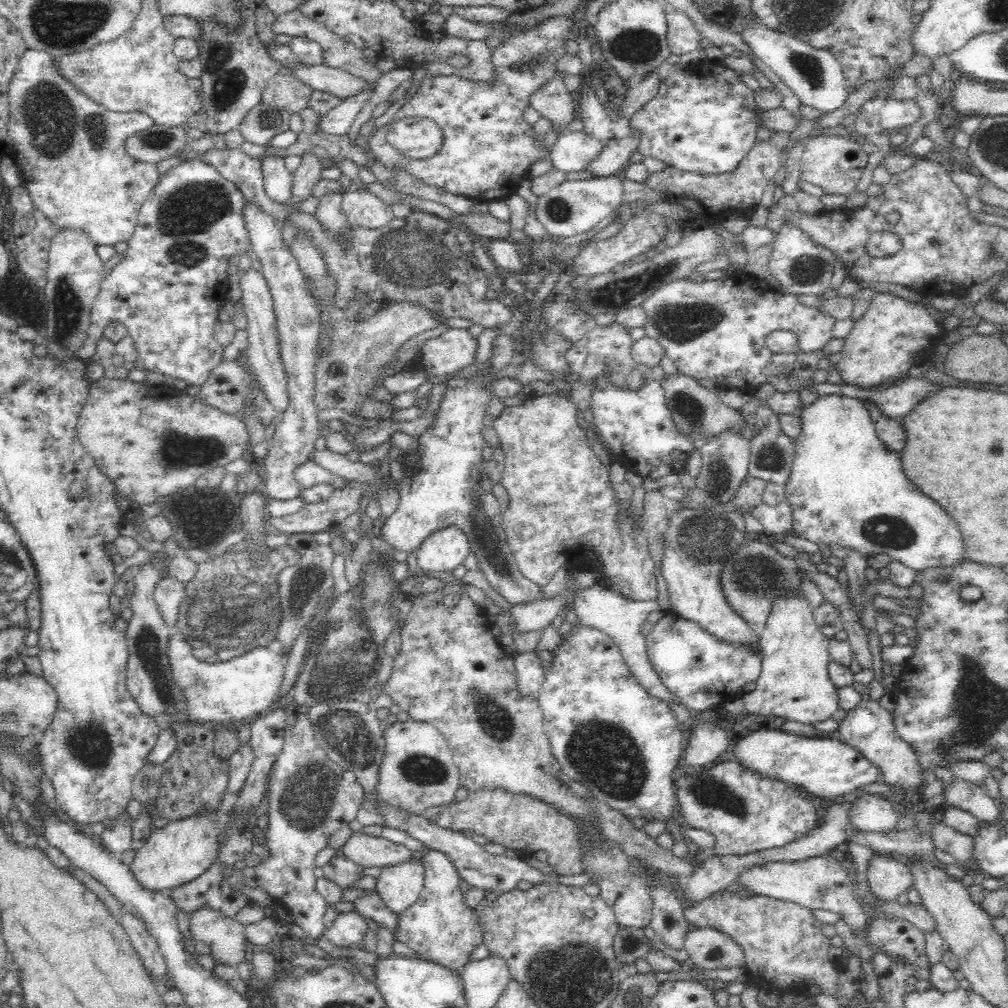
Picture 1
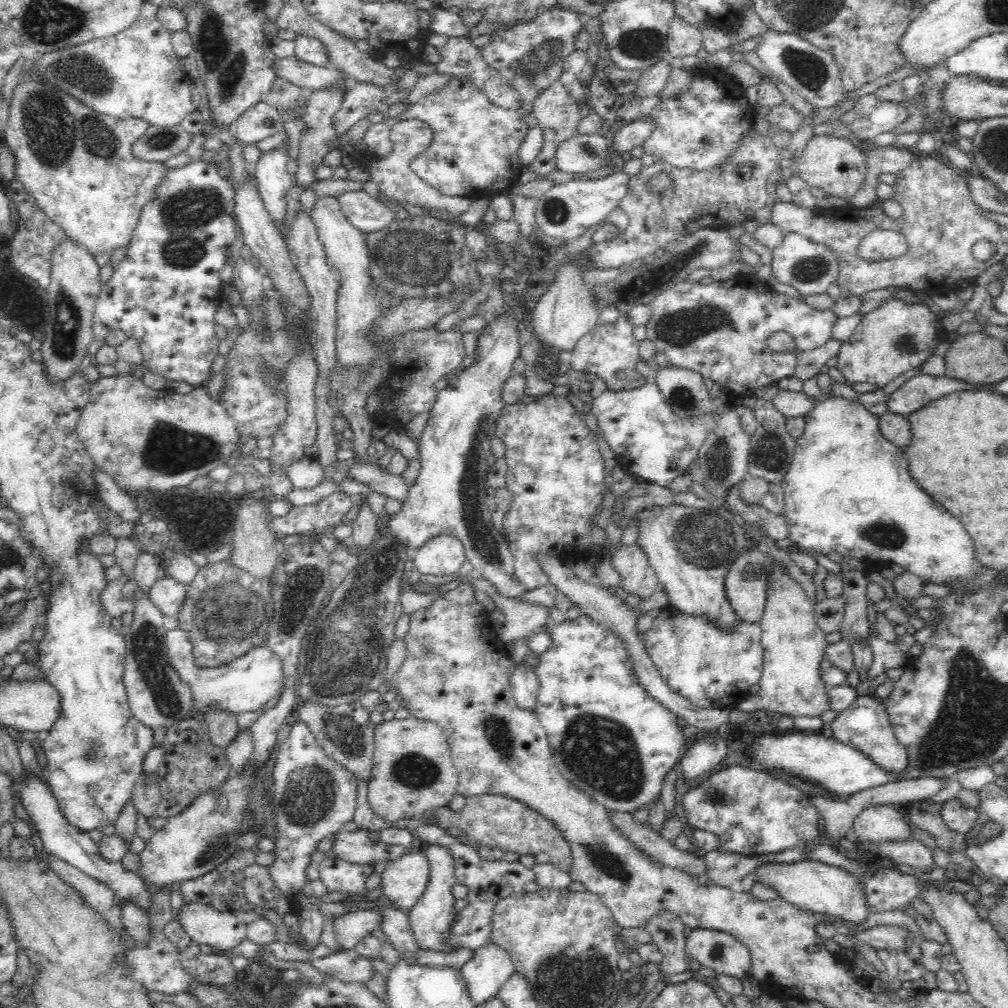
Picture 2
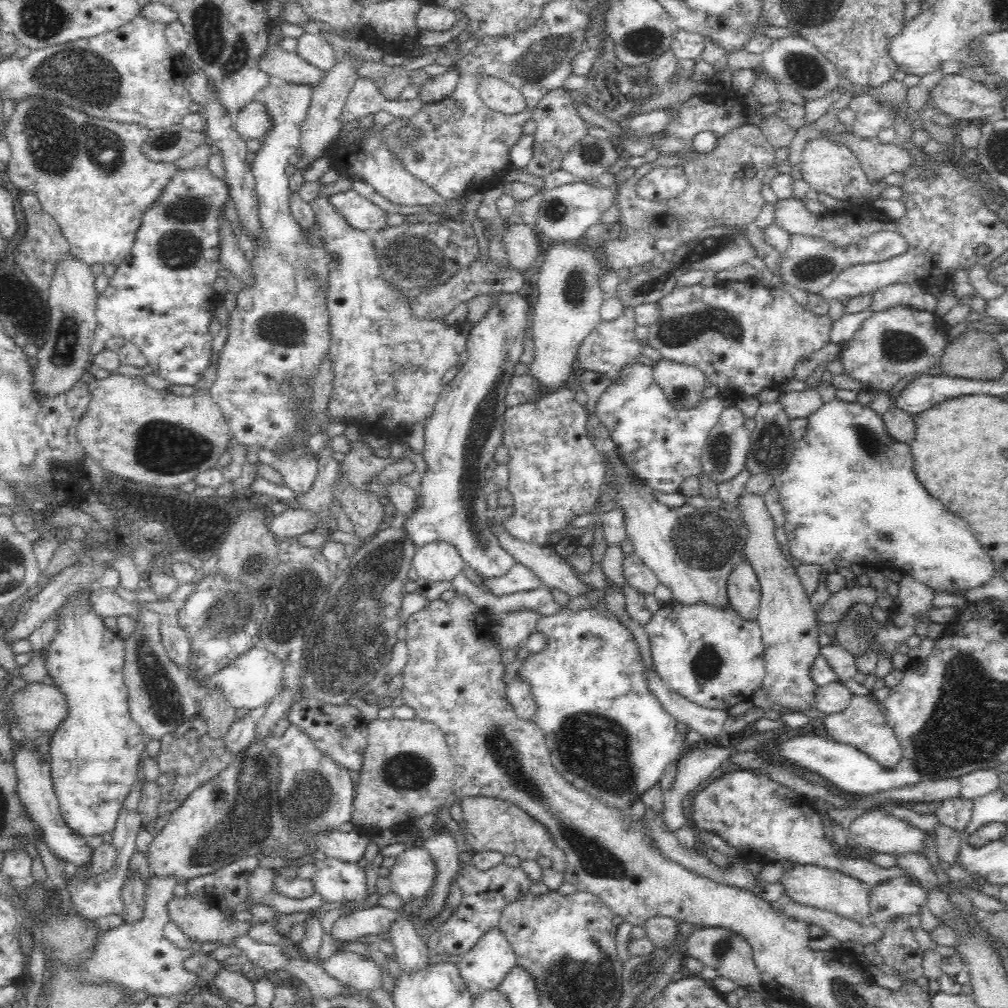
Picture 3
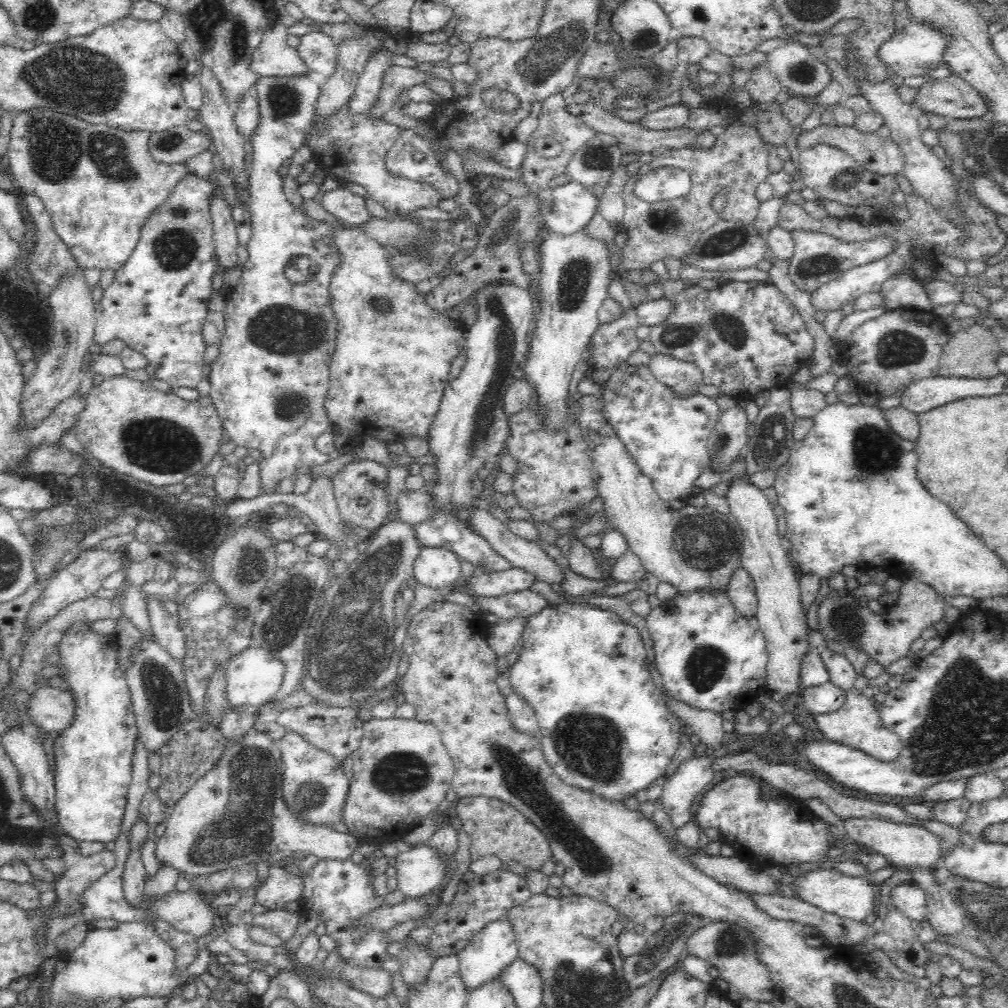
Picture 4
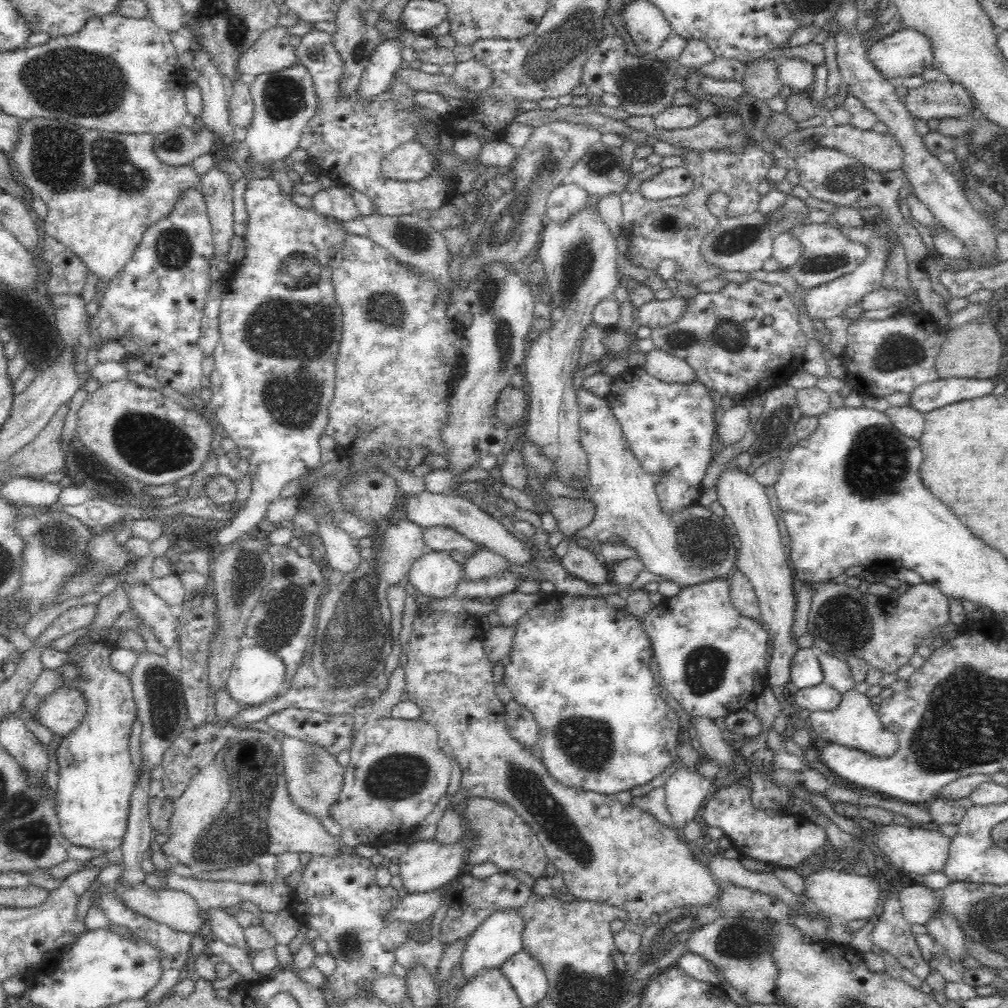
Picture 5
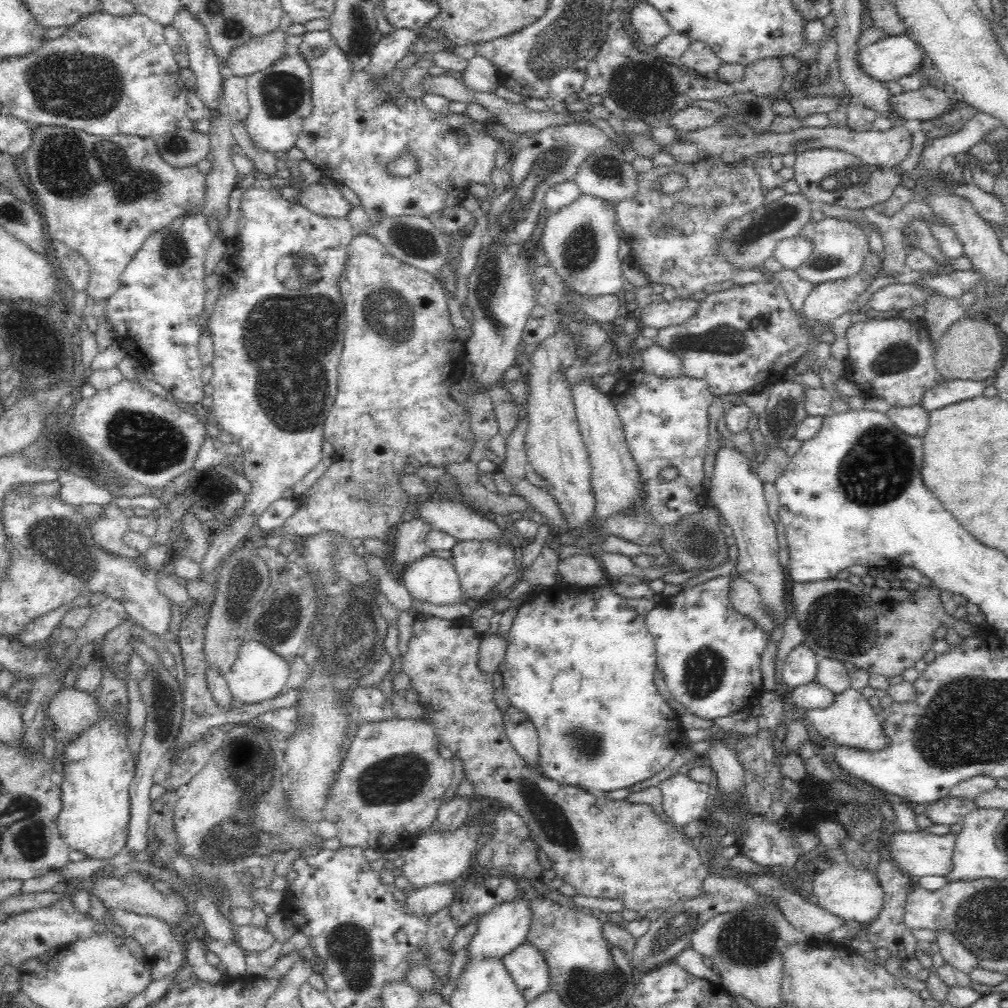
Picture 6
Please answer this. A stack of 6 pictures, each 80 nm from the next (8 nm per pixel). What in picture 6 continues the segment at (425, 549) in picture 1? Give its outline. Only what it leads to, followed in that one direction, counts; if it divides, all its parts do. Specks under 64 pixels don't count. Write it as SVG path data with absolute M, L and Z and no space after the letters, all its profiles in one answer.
M426 556L398 574L411 598L430 605L452 605L463 598L454 565L444 558Z

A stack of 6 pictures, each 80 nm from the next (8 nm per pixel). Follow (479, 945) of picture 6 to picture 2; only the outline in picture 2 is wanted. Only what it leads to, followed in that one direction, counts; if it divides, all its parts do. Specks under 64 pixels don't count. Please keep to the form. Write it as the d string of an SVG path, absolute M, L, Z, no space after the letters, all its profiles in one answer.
M488 941L461 967L461 976L475 1006L482 1006L497 996L515 972L512 958L502 947Z

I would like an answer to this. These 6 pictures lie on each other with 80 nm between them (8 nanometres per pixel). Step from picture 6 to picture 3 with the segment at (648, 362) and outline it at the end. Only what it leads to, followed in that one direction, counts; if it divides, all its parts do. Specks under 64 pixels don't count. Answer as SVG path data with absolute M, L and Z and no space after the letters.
M666 358L650 364L653 367L654 380L675 409L692 409L704 400L702 390L707 382L701 370Z

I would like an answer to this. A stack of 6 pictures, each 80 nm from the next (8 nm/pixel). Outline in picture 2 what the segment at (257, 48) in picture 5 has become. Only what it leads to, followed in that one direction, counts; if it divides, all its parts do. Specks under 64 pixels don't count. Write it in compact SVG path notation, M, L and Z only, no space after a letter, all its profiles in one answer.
M295 55L287 58L274 58L274 70L277 77L314 91L326 86L338 84L341 72L333 67L318 67L298 59Z

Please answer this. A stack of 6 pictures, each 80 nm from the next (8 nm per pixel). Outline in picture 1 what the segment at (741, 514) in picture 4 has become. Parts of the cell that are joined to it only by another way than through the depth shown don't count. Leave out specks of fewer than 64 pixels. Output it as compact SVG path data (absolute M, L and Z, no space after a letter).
M778 597L774 602L766 625L759 629L761 673L754 688L741 697L746 713L761 716L774 714L783 719L810 724L816 720L826 720L838 710L837 688L830 681L826 668L826 664L831 661L828 650L829 638L816 625L813 610L808 599L804 597Z

